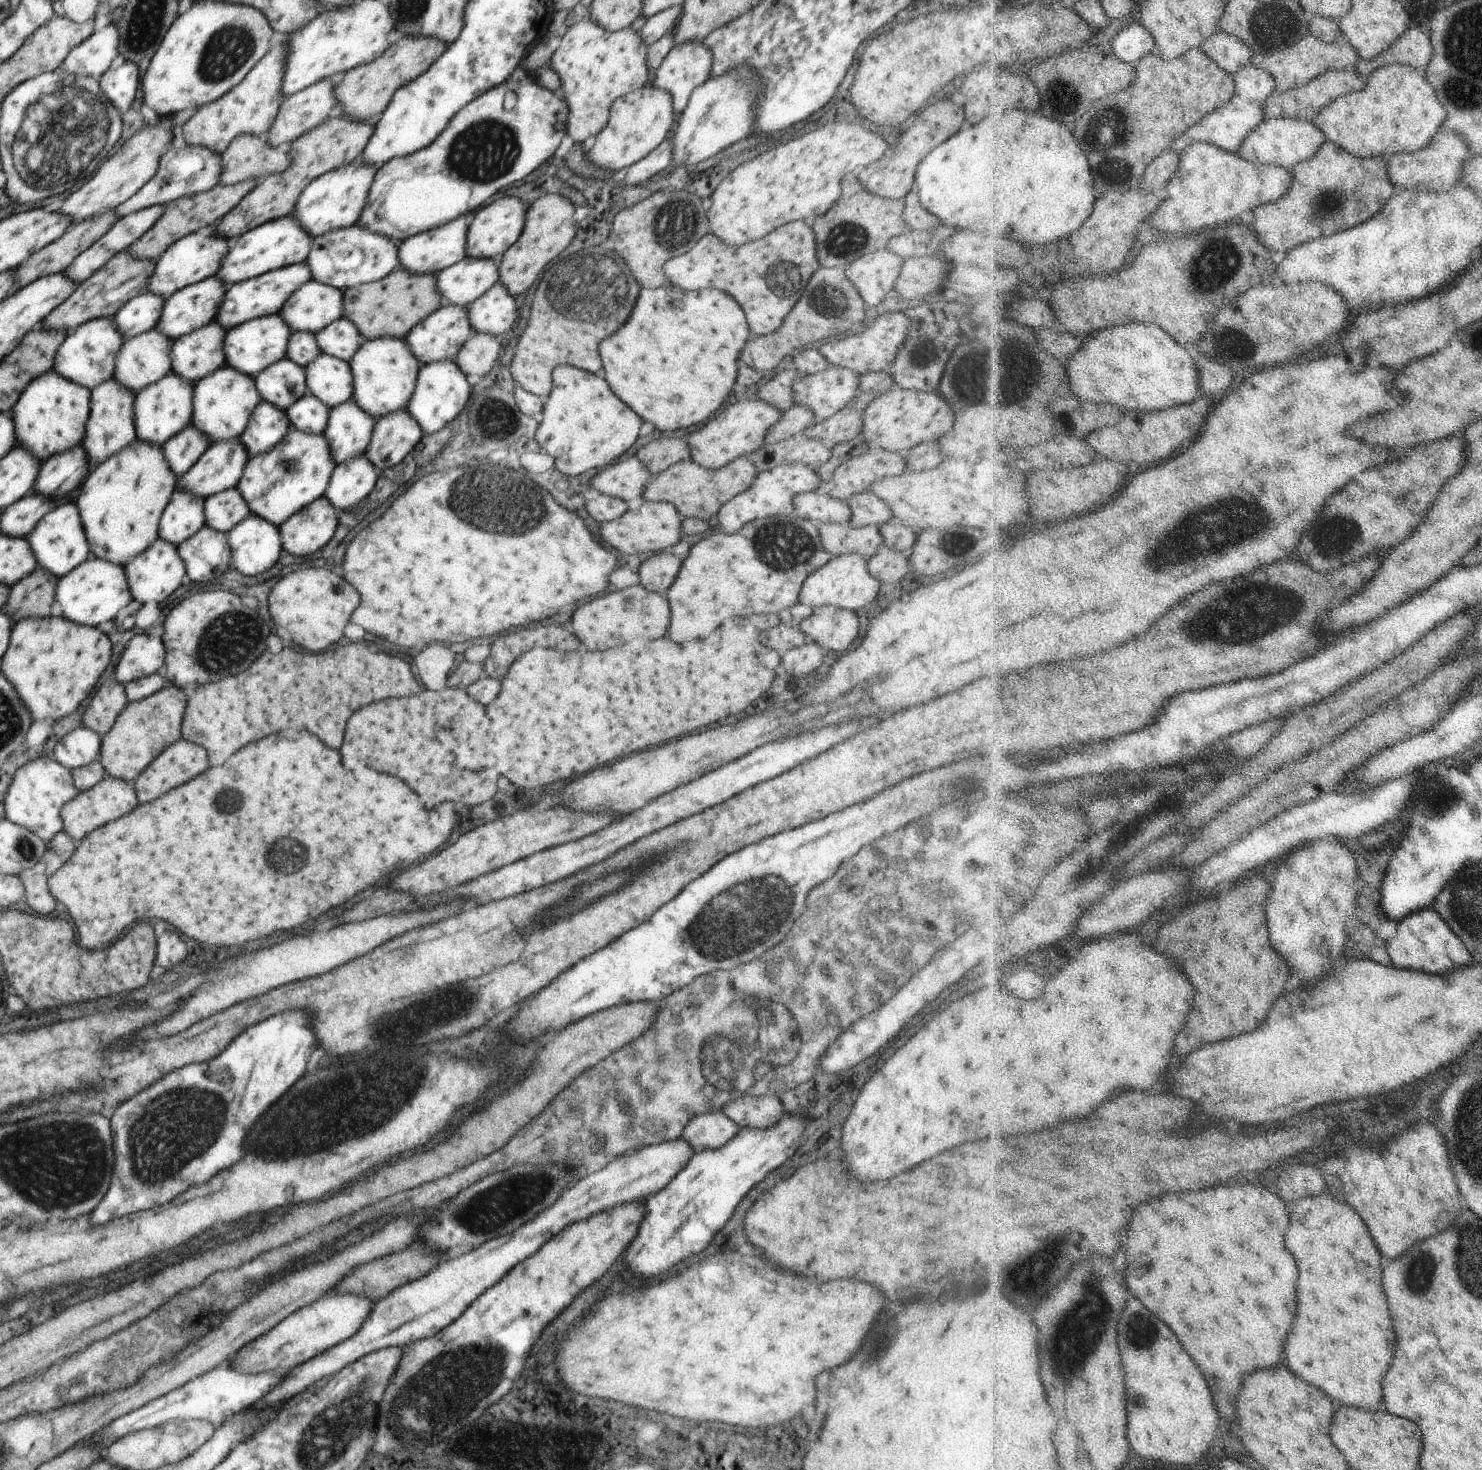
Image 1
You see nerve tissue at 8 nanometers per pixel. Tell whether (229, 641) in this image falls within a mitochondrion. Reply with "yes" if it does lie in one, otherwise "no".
yes

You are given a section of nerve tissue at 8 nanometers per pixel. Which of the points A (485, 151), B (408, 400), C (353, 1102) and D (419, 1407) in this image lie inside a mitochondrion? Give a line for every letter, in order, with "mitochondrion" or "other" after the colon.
A: mitochondrion
B: other
C: mitochondrion
D: mitochondrion

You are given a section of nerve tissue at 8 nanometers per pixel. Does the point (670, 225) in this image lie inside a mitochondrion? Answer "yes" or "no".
yes

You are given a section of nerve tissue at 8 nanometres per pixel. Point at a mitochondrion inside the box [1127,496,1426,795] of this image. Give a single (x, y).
(1230, 522)

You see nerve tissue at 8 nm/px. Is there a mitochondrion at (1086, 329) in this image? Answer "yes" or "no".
no

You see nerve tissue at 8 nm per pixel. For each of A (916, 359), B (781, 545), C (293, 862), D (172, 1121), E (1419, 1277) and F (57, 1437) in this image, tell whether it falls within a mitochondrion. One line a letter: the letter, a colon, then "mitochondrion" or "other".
A: mitochondrion
B: mitochondrion
C: mitochondrion
D: mitochondrion
E: mitochondrion
F: other

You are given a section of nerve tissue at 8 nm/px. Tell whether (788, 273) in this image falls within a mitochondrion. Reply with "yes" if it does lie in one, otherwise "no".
yes

